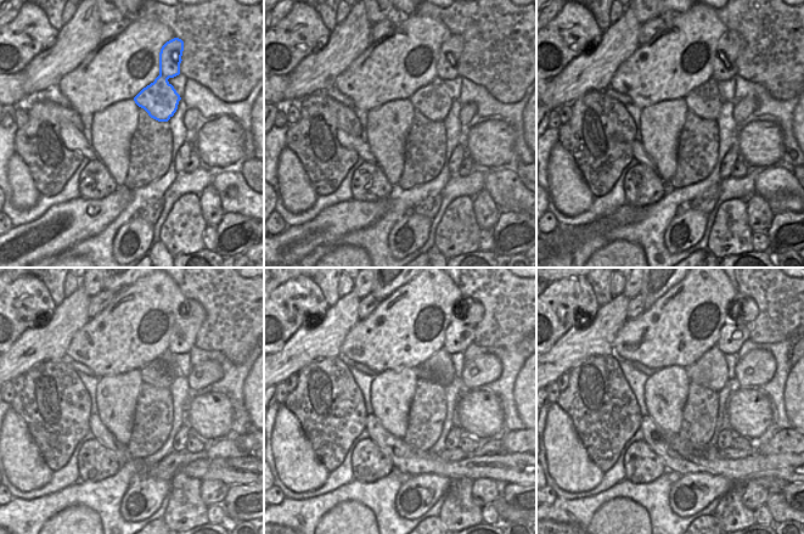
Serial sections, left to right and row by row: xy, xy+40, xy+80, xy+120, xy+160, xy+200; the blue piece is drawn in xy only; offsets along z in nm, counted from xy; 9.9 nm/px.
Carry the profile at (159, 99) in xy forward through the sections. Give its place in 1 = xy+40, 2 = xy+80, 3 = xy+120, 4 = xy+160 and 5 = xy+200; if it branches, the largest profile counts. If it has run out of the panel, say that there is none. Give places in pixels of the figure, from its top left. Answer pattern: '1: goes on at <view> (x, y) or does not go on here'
1: goes on at xy+40 (432, 100)
2: goes on at xy+80 (704, 101)
3: goes on at xy+120 (191, 314)
4: goes on at xy+160 (467, 313)
5: goes on at xy+200 (743, 310)

